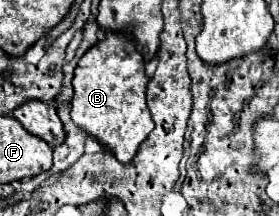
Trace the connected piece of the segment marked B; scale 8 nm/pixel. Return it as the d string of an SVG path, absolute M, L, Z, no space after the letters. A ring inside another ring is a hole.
M105 31L105 37L79 59L75 69L71 119L85 133L95 135L107 145L125 165L131 163L141 141L153 131L153 119L145 103L147 83L149 77L145 75L143 55L137 51L135 41L129 41L129 35L121 31Z

